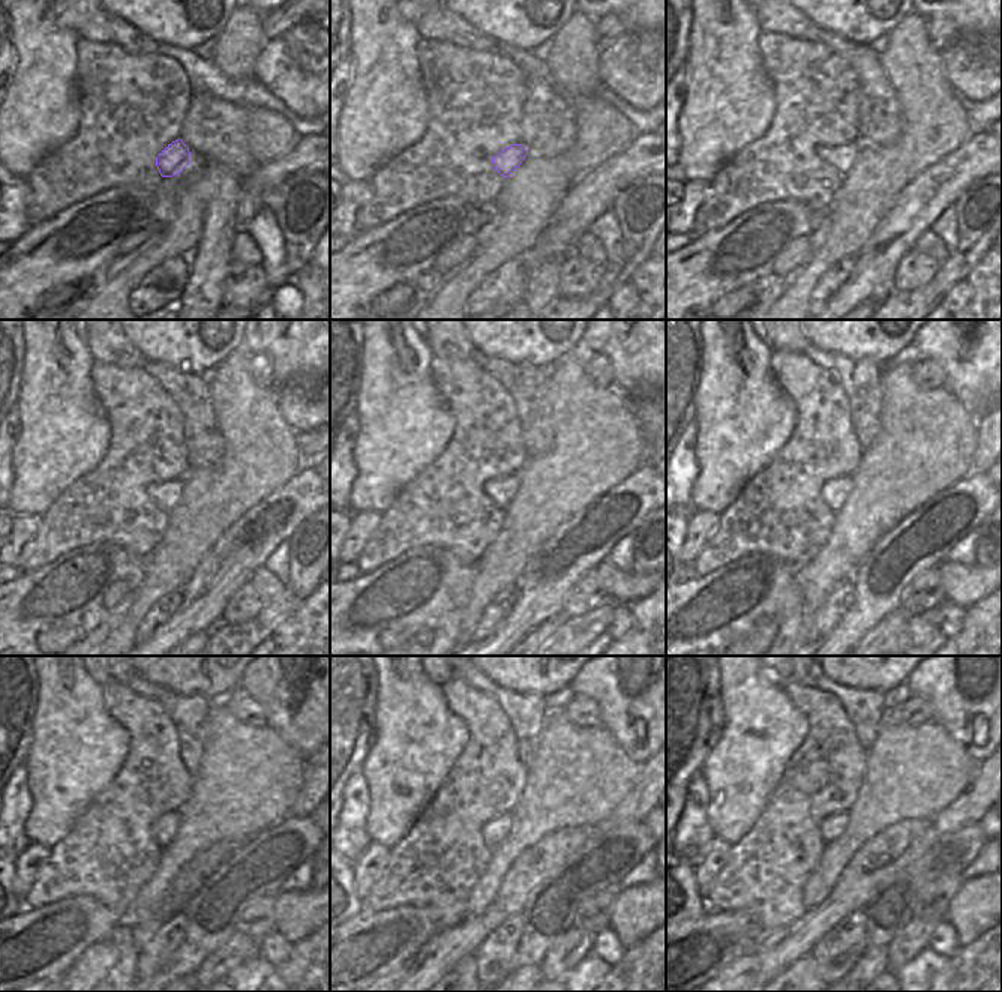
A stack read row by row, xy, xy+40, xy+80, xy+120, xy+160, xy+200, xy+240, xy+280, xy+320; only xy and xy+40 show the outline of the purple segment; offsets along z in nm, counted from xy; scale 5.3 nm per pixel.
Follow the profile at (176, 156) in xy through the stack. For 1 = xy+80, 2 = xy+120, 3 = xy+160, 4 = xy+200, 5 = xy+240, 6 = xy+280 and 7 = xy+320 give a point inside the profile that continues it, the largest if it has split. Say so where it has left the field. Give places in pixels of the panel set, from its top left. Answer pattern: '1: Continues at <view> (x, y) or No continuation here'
1: Continues at xy+80 (842, 158)
2: Continues at xy+120 (167, 494)
3: Continues at xy+160 (501, 491)
4: Continues at xy+200 (836, 491)
5: Continues at xy+240 (164, 827)
6: Continues at xy+280 (498, 826)
7: Continues at xy+320 (831, 827).

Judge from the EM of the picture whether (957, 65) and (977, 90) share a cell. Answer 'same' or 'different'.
same

